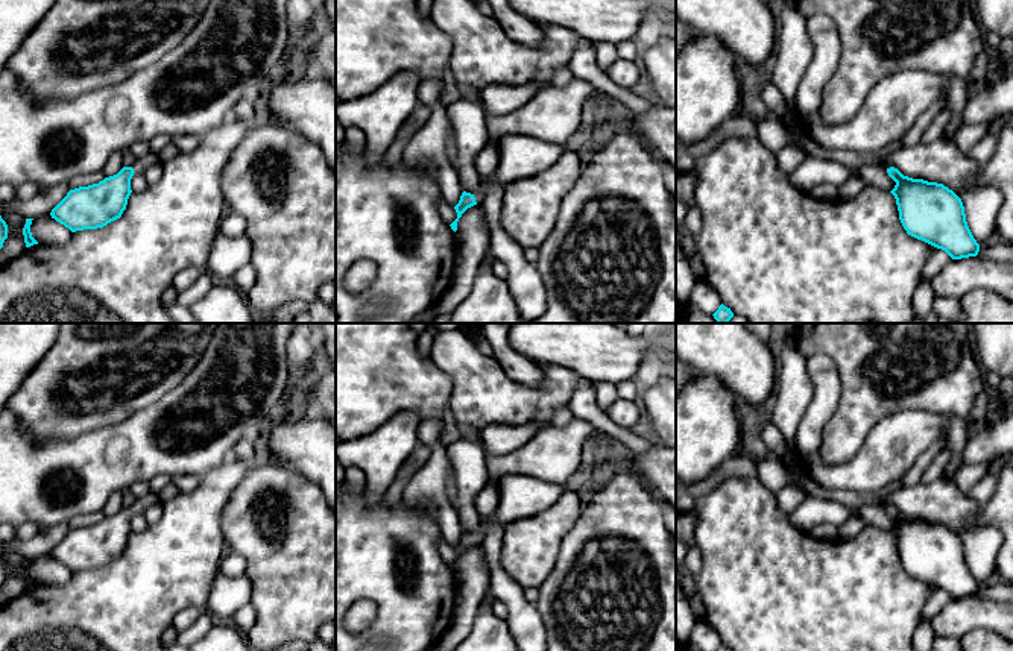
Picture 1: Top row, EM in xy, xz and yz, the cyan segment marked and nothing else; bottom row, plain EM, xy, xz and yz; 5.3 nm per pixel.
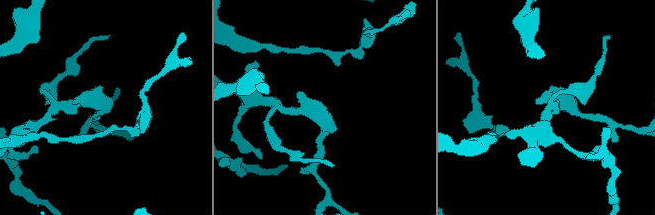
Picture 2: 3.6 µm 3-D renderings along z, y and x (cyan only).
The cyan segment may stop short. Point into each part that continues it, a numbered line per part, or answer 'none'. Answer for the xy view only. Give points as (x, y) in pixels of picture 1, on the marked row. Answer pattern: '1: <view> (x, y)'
1: xy (140, 166)

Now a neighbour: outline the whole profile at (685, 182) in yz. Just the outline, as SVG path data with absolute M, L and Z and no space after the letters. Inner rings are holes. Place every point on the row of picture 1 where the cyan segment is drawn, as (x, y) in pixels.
M693 171L676 175L676 199L682 200L686 208L694 203L696 175Z

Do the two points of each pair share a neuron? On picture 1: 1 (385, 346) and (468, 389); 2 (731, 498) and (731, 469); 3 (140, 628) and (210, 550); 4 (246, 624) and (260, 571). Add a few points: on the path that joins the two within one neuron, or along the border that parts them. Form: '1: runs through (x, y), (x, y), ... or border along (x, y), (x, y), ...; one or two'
1: border along (429, 357), (451, 381), (450, 404); two
2: border along (755, 477), (728, 477), (711, 490), (699, 495); two
3: runs through (151, 609), (190, 569); one
4: border along (249, 603), (255, 612), (255, 622), (245, 633); two

